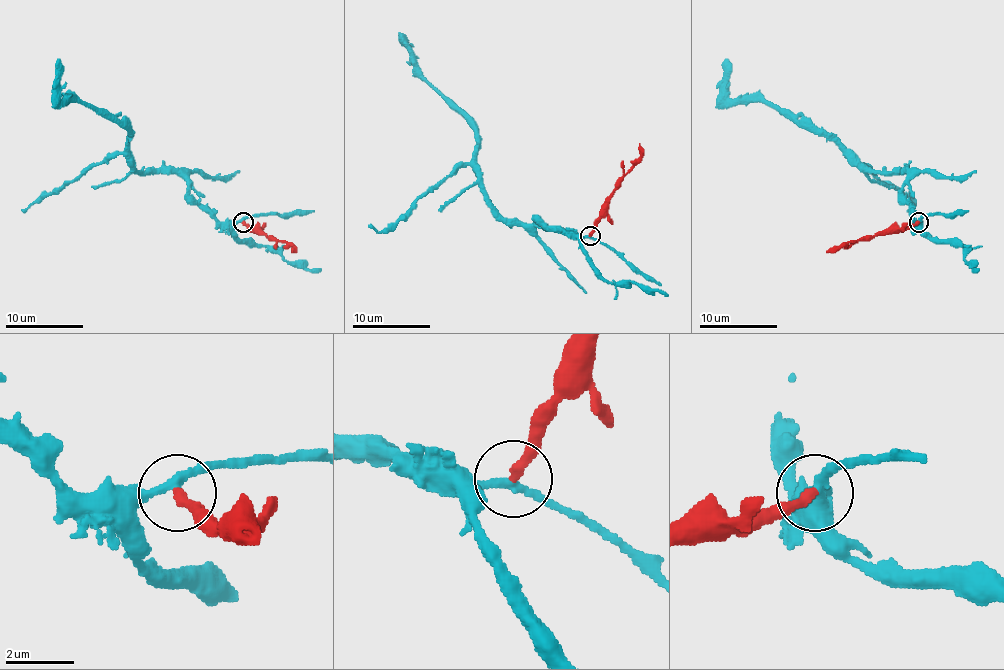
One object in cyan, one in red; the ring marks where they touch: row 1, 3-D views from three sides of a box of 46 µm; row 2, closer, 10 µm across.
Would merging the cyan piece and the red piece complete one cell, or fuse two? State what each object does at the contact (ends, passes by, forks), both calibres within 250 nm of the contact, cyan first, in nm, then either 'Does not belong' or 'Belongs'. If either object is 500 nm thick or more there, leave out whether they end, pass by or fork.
At the ring cyan passes by. At the ring red ends. Thickness 240 nm (cyan) against 300 nm. Does not belong

